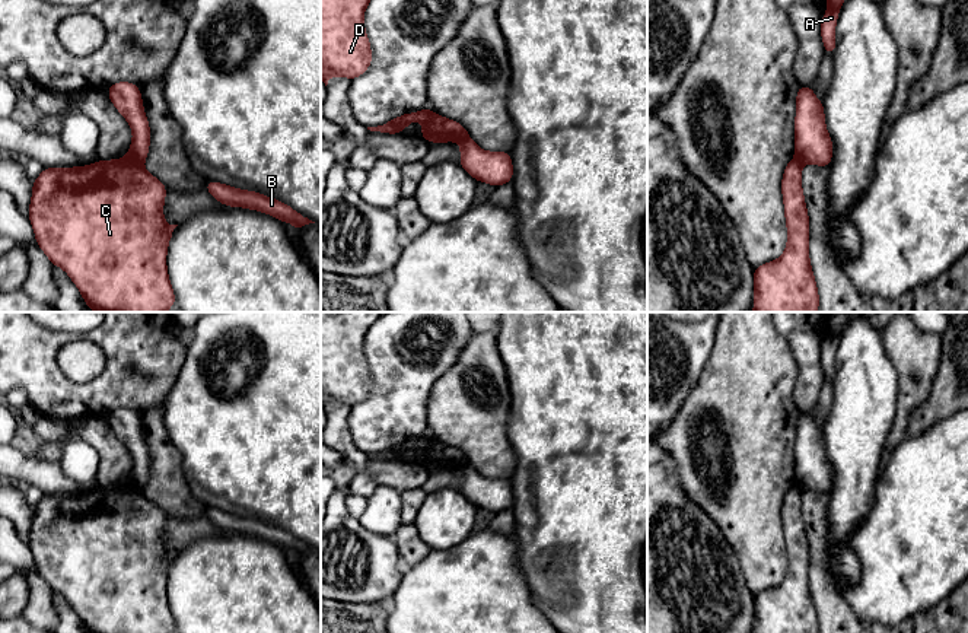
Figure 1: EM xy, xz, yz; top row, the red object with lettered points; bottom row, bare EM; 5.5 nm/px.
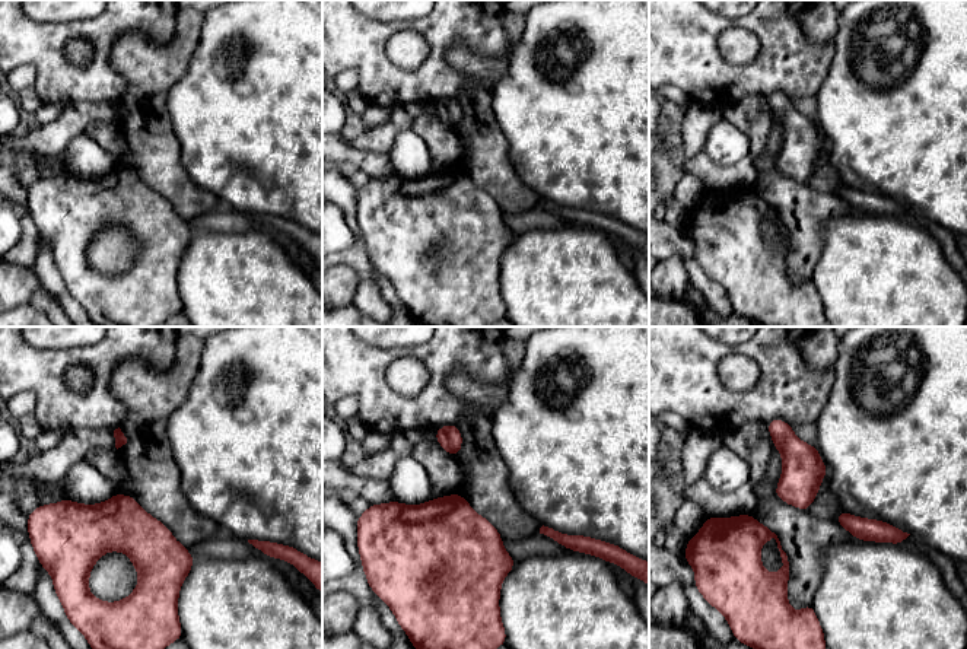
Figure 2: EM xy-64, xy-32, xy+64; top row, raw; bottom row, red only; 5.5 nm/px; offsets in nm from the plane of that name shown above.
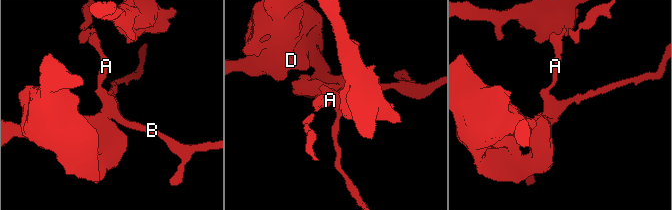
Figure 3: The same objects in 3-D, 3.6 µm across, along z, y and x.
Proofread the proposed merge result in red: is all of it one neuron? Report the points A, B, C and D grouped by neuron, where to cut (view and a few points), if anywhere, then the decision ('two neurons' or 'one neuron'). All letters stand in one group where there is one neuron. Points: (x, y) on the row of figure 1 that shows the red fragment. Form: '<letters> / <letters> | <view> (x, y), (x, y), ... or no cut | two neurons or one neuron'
A B / C D | xy (127, 155), (142, 164) | two neurons

